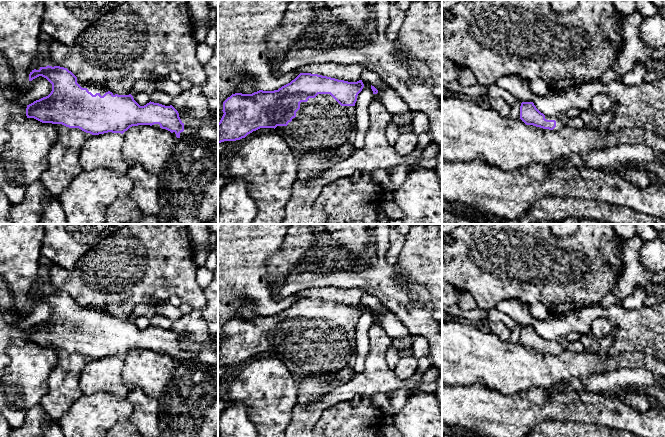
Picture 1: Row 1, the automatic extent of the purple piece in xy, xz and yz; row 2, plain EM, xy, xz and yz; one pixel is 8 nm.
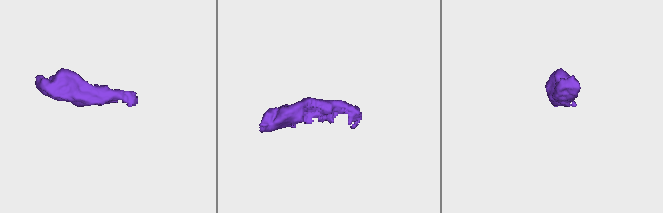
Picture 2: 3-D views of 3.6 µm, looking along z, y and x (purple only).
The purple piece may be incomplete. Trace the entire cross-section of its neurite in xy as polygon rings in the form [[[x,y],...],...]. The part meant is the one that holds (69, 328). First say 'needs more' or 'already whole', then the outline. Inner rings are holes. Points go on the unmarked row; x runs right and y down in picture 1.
needs more; [[[48,289],[34,293],[29,298],[29,305],[39,300],[52,308],[52,315],[27,329],[26,340],[42,347],[79,352],[92,359],[123,358],[132,350],[150,349],[166,353],[177,362],[193,361],[203,350],[218,353],[218,344],[210,340],[184,348],[172,329],[150,325],[140,330],[131,318],[118,319],[103,309],[83,306],[64,291]]]

